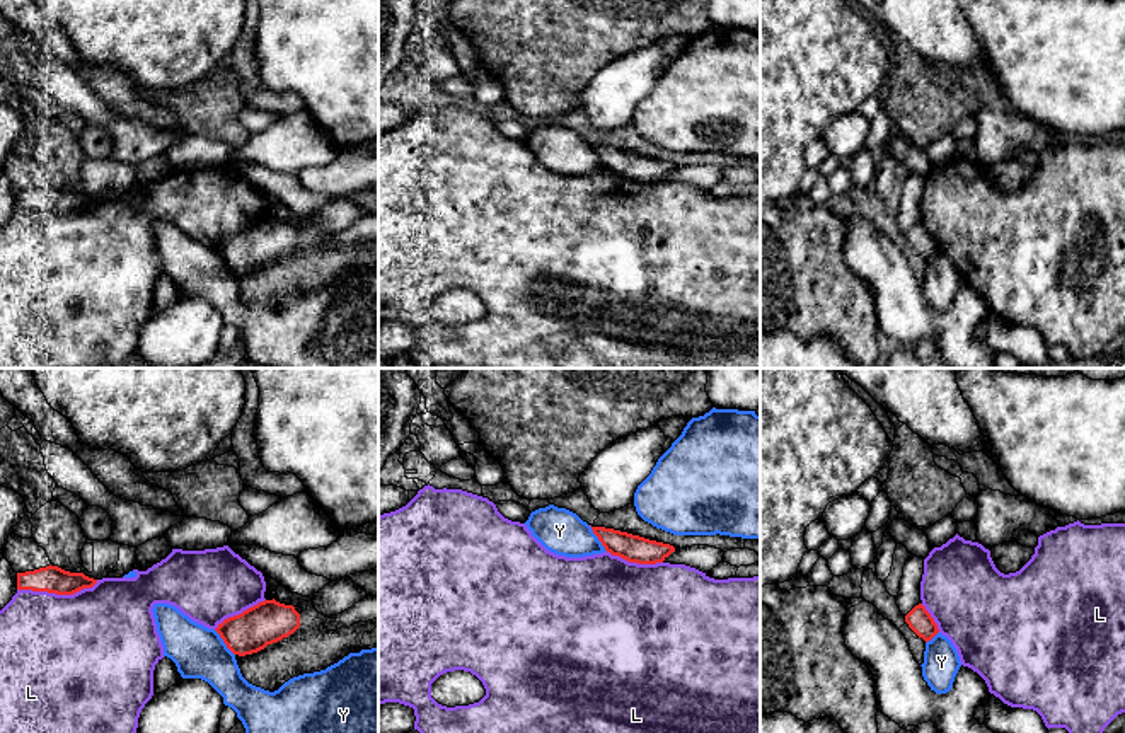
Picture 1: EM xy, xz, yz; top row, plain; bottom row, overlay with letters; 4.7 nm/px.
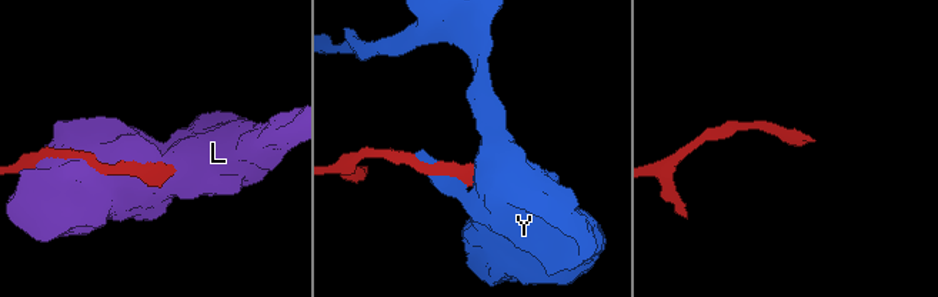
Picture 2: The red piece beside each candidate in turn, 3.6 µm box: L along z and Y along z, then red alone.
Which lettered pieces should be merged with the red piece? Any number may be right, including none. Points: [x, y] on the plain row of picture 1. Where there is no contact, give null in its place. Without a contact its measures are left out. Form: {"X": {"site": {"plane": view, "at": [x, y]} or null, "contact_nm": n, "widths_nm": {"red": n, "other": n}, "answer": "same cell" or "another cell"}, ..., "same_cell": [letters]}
{"L": {"site": {"plane": "xy", "at": [57, 212]}, "contact_nm": 380, "widths_nm": {"red": 130, "other": 500}, "answer": "another cell"}, "Y": {"site": {"plane": "xz", "at": [599, 157]}, "contact_nm": 160, "widths_nm": {"red": 130, "other": 220}, "answer": "another cell"}, "same_cell": []}

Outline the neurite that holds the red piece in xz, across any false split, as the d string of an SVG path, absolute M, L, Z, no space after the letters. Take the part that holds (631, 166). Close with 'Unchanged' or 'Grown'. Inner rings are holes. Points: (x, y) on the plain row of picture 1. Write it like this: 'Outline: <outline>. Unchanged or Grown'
Outline: M591 145L591 148L607 170L629 181L656 182L663 181L672 170L675 170L675 165L670 162L649 159L627 150L605 145Z. Unchanged

